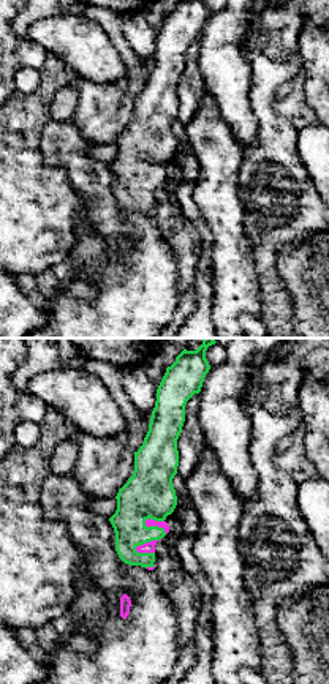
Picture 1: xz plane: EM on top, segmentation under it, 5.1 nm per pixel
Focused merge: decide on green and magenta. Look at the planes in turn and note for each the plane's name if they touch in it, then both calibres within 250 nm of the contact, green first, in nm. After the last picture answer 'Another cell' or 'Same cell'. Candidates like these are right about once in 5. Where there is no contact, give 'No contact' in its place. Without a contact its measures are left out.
Touches green in xz. Thickness 260 nm (green) against 40 nm

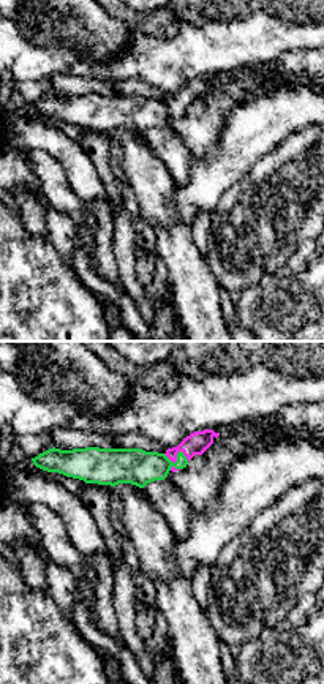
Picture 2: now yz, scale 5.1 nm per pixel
Touches green in yz. Thickness 190 nm (green) against 110 nm

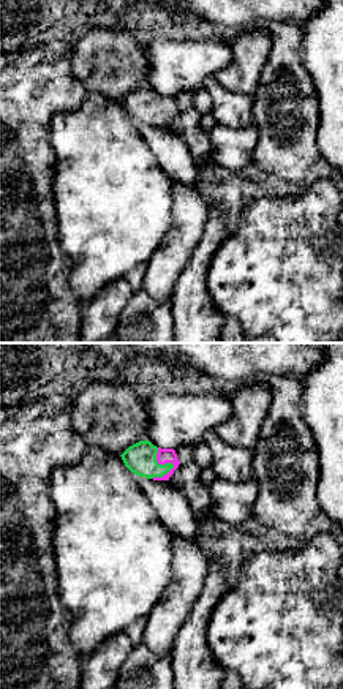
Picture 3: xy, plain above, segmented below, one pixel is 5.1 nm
Touches green in xy. Thickness 160 nm (green) against 80 nm

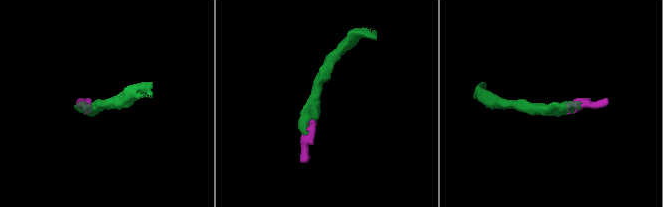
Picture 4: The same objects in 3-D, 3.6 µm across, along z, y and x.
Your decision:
Same cell

